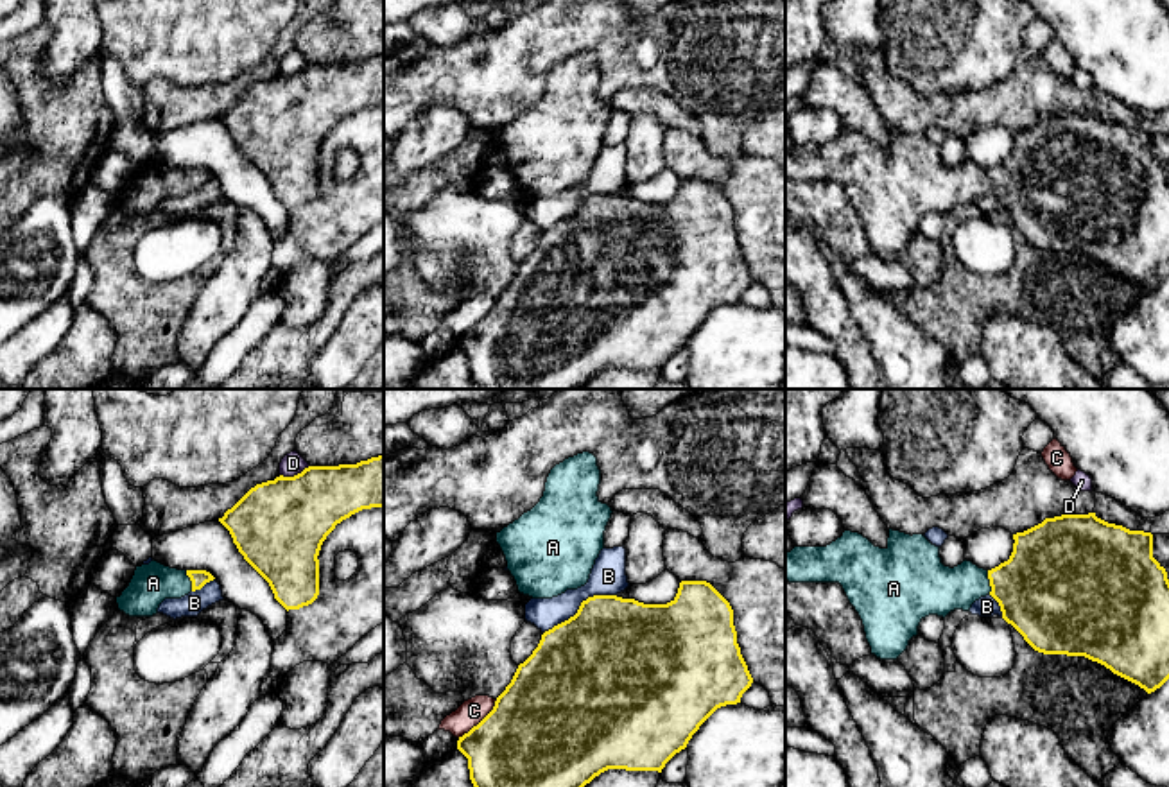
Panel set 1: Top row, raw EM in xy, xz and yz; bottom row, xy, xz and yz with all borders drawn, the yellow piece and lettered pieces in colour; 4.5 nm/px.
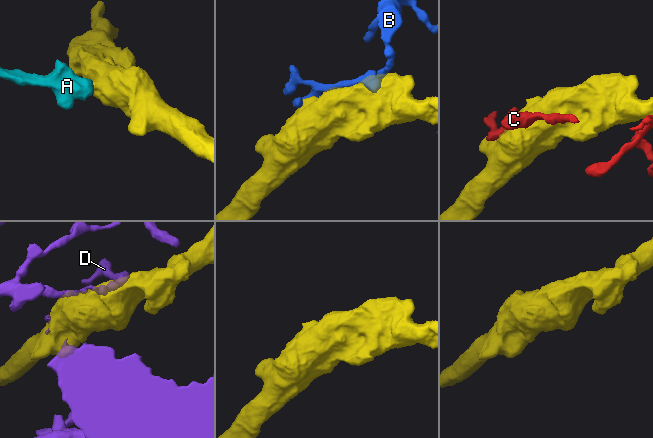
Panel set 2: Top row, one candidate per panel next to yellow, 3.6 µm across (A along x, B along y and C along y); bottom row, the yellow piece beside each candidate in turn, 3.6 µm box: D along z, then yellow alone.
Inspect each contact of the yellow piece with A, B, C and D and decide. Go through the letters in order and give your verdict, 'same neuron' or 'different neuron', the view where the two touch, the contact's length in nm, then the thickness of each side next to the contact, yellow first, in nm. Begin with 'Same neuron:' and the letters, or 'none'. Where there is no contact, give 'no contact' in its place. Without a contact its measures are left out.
Same neuron: A
A: same neuron; meets yellow in yz; contact 110 nm long; 440 nm thick on the yellow side, 220 nm on the other
B: different neuron; meets yellow in xz; contact 380 nm long; 480 nm thick on the yellow side, 160 nm on the other
C: different neuron; meets yellow in xz; contact 260 nm long; 500 nm thick on the yellow side, 110 nm on the other
D: different neuron; meets yellow in xy; contact 140 nm long; 420 nm thick on the yellow side, 100 nm on the other

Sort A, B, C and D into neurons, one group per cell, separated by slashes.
A / B / C / D

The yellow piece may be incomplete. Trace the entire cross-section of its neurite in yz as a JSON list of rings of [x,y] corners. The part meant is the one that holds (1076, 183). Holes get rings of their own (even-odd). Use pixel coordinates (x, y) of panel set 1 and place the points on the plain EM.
[[[1061,113],[1013,133],[1013,151],[1008,160],[991,169],[972,160],[950,167],[941,161],[940,145],[923,133],[905,133],[889,127],[888,145],[875,145],[859,131],[844,129],[827,145],[794,145],[785,151],[785,179],[839,181],[859,212],[871,253],[896,258],[918,233],[920,221],[929,213],[947,215],[954,208],[970,210],[981,195],[991,194],[1024,238],[1043,253],[1085,255],[1113,272],[1139,283],[1147,292],[1169,278],[1169,177],[1165,167],[1153,156],[1153,133],[1130,129],[1088,113]]]

